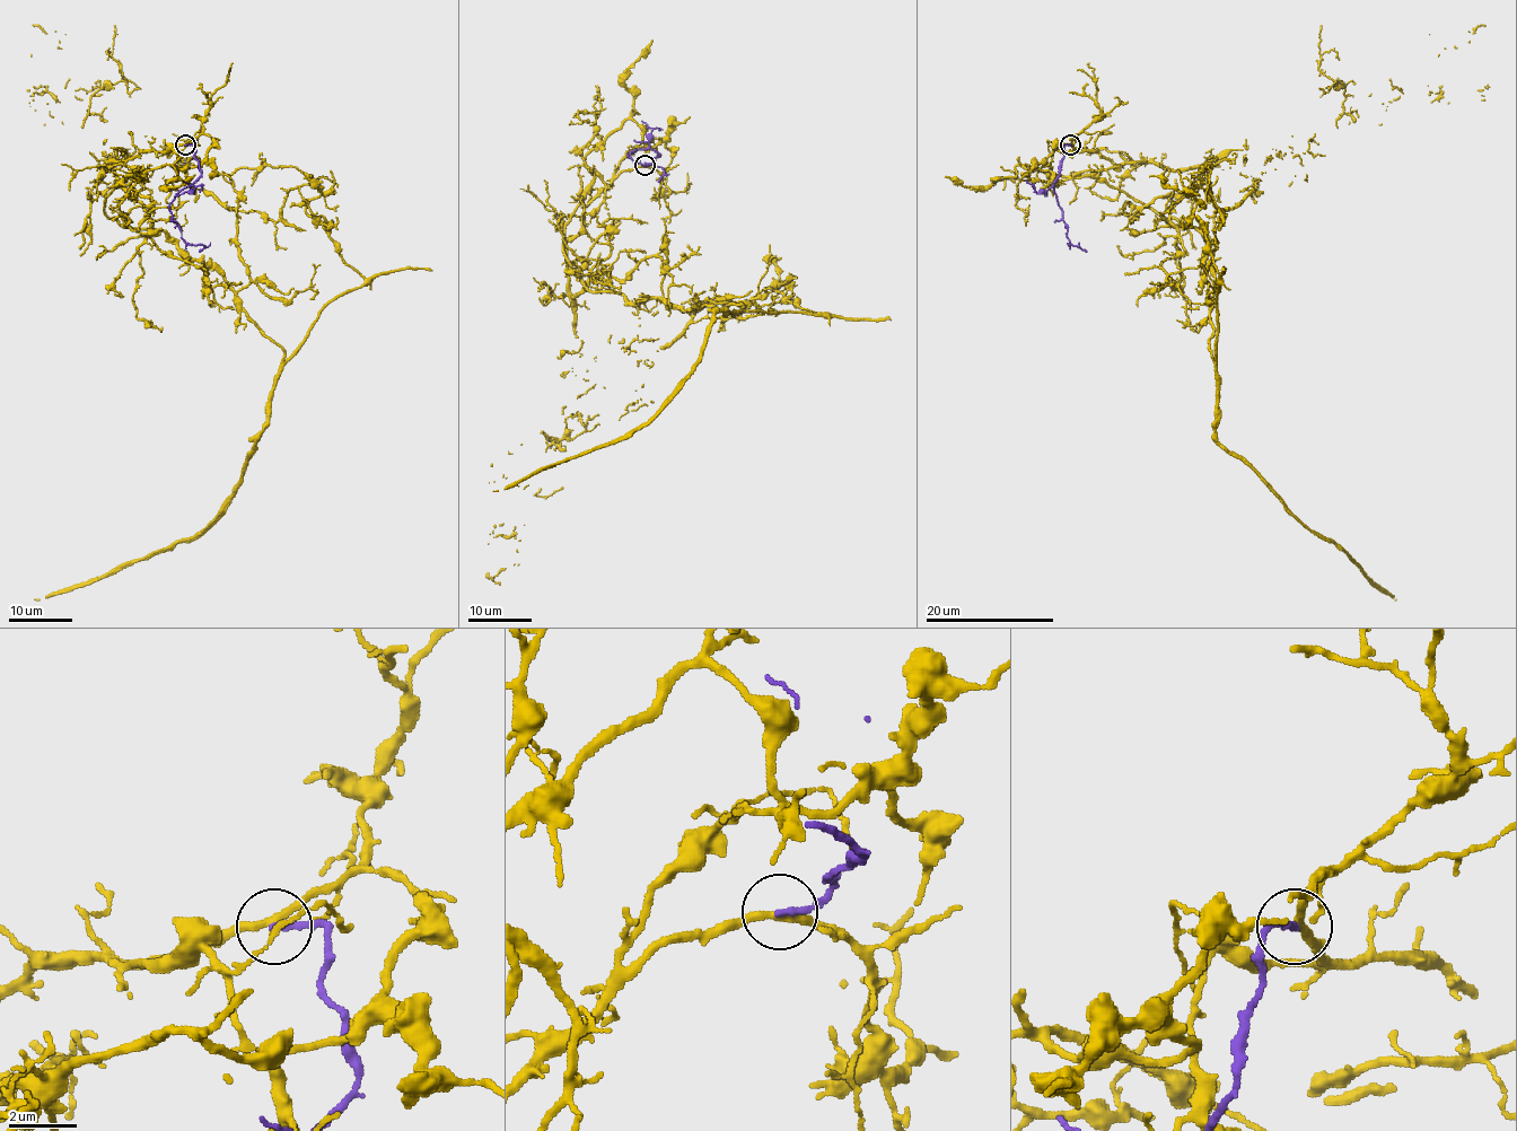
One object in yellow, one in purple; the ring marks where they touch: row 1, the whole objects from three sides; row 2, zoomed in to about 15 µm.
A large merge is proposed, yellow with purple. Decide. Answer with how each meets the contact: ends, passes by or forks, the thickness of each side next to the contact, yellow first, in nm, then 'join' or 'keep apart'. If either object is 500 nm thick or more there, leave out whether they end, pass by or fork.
yellow passes by; purple ends; calibres 240 and 200 nm; keep apart

